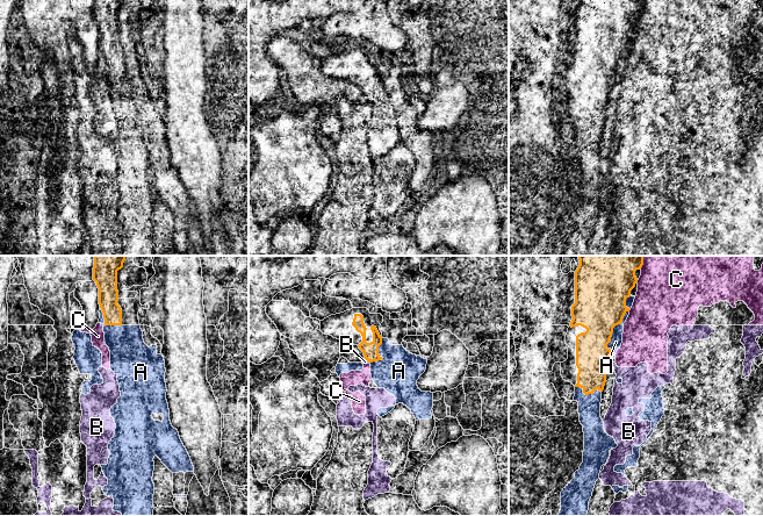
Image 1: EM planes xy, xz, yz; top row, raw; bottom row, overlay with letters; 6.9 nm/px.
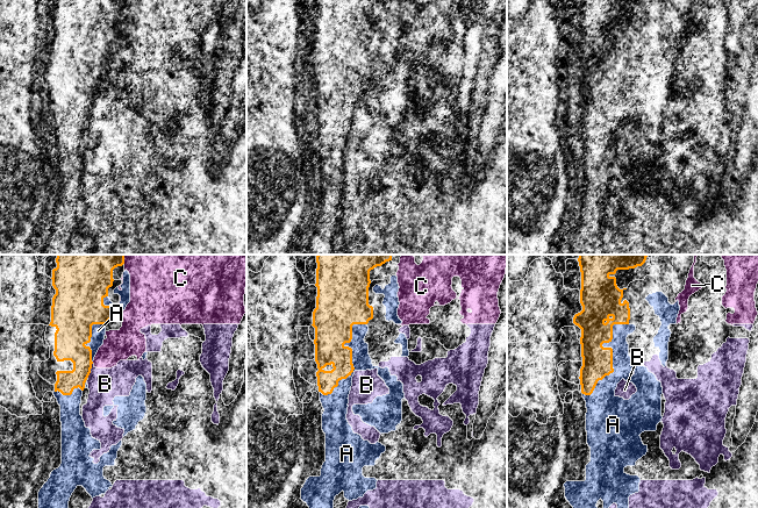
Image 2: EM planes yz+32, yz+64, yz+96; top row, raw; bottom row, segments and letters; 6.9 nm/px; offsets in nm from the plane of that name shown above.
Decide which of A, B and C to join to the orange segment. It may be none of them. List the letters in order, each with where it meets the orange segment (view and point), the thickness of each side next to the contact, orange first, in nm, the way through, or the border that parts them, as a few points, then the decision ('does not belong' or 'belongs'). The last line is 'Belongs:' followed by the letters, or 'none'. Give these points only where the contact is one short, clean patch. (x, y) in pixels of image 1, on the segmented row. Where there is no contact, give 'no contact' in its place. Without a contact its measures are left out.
A: yz (616, 324) | 360/80 nm | belongs
B: xz (367, 359) | 110/30 nm | along xz (365, 358), (368, 362) | does not belong
C: yz (642, 262) | 420/500 nm | does not belong
Belongs: A

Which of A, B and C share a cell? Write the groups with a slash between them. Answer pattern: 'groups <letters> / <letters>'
groups A / B C

